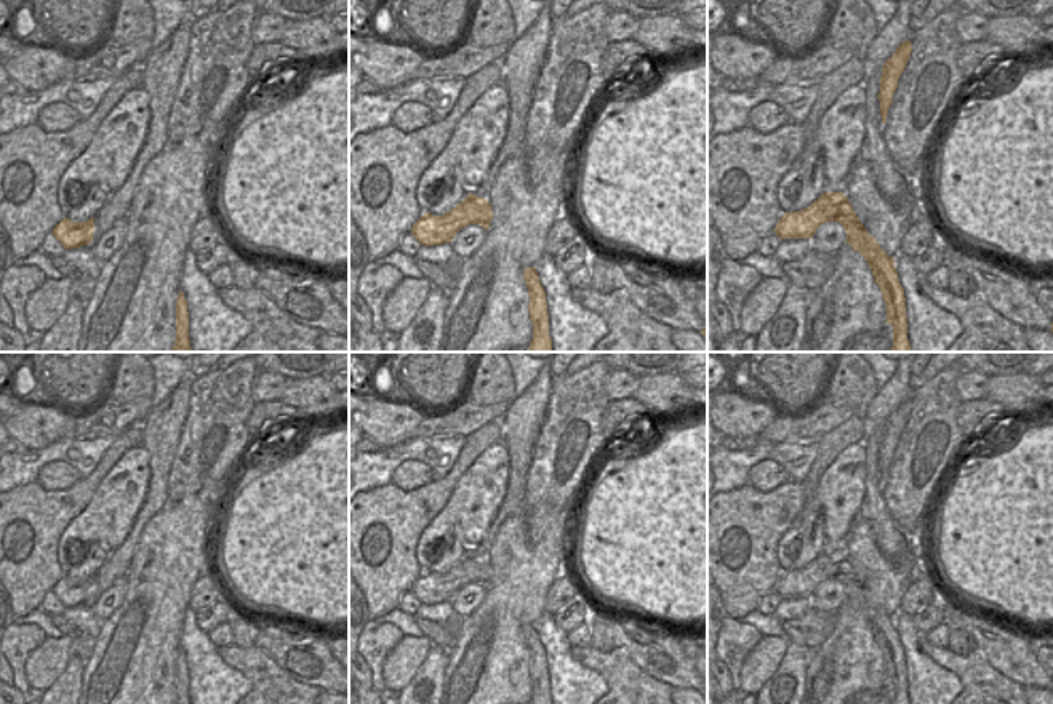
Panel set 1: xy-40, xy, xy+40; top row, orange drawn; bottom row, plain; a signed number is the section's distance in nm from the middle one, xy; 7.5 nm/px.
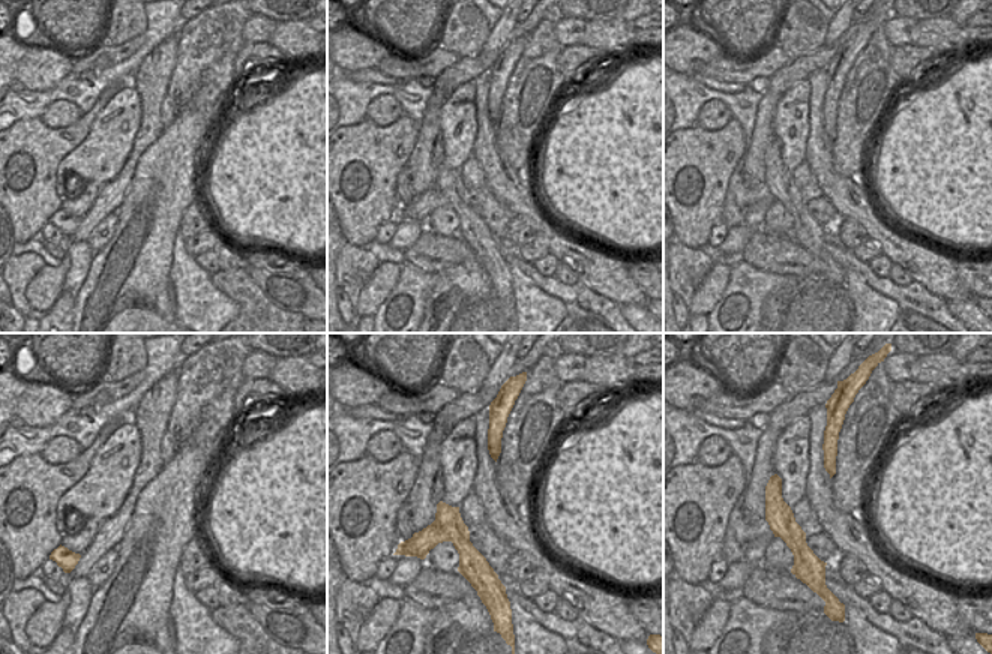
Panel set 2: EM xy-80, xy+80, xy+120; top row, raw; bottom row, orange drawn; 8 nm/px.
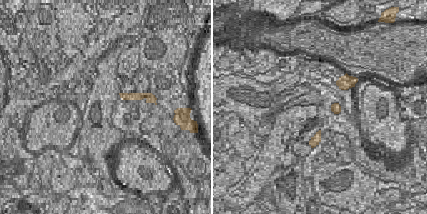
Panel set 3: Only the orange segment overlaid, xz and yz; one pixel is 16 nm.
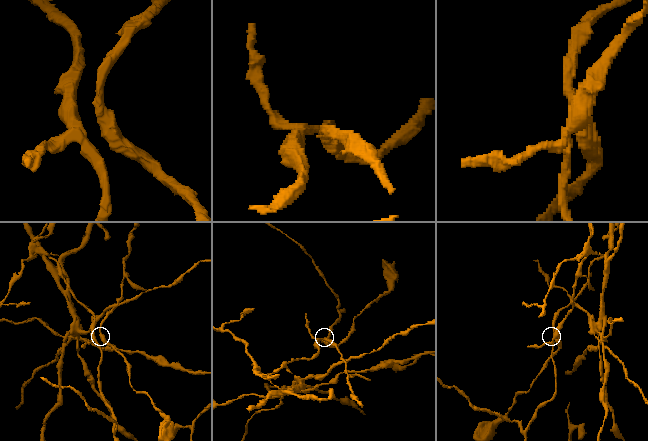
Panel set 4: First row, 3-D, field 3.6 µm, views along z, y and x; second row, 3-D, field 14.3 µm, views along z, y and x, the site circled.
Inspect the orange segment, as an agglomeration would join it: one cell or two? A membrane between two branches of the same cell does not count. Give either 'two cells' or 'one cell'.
two cells

